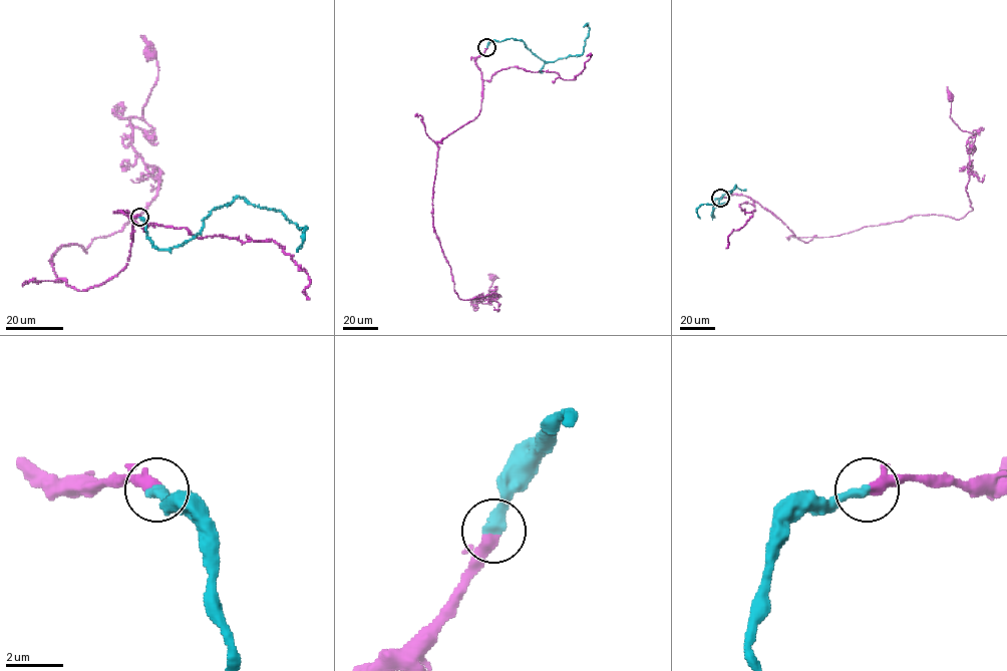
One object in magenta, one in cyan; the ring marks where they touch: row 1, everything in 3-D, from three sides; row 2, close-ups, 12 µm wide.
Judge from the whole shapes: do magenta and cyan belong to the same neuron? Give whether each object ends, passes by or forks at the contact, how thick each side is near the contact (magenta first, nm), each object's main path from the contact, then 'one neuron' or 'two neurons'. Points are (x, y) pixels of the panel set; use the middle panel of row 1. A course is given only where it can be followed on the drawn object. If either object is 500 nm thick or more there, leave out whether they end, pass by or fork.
magenta passes by; cyan ends; calibres 280 and 400 nm; course magenta (486, 47), (479, 113), (436, 143), (432, 214), (457, 296), (499, 295), (488, 302), (492, 277); course cyan (486, 47), (491, 40), (522, 40), (533, 53), (554, 61), (582, 54), (589, 28), (587, 24), (583, 27); one neuron

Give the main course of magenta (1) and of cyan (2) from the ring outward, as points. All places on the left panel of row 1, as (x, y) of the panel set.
1: (139, 217), (120, 211), (113, 277), (58, 280), (58, 249), (86, 252), (155, 195), (130, 120), (148, 52)
2: (139, 217), (151, 244), (169, 249), (197, 236), (214, 209), (244, 198), (306, 228), (296, 252)

